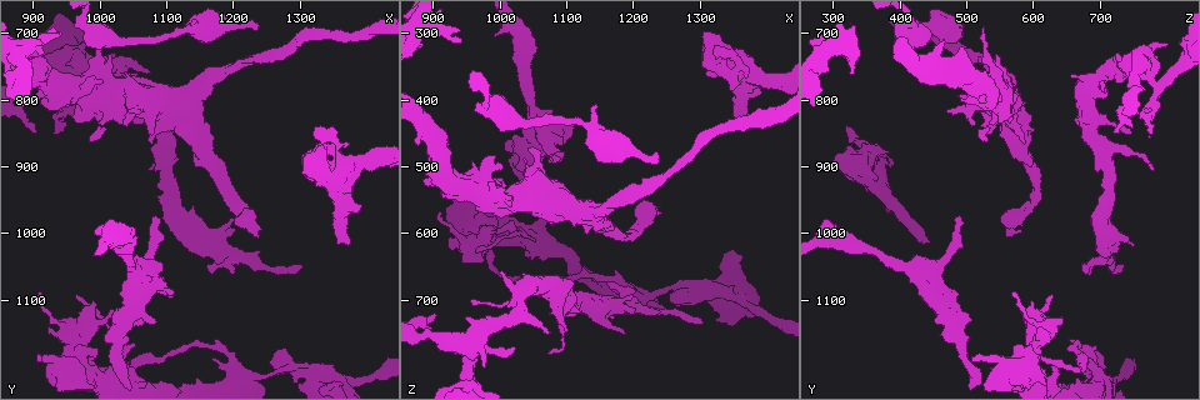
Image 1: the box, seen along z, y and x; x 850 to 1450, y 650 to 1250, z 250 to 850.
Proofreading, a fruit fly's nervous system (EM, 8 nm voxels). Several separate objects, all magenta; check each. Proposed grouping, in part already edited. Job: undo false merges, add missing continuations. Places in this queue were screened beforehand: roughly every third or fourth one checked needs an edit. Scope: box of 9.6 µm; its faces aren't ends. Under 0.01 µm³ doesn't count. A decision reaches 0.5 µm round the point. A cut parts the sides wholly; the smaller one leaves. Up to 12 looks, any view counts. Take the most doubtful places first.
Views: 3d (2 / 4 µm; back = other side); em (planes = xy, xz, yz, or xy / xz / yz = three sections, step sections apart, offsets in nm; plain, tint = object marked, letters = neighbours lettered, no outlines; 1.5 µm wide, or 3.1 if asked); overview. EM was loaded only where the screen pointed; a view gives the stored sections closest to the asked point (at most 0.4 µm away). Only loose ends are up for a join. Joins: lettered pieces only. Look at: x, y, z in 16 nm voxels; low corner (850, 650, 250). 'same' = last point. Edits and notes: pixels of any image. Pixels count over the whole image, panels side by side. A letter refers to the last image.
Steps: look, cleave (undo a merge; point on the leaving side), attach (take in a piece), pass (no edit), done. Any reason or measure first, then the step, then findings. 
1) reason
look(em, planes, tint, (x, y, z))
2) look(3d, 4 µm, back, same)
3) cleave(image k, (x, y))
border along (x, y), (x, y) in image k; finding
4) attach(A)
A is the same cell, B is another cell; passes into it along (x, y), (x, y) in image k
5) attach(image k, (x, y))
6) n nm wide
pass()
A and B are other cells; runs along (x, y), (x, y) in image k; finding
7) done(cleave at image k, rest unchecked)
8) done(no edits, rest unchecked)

look(em, planes, plain, (1375, 1015, 440))

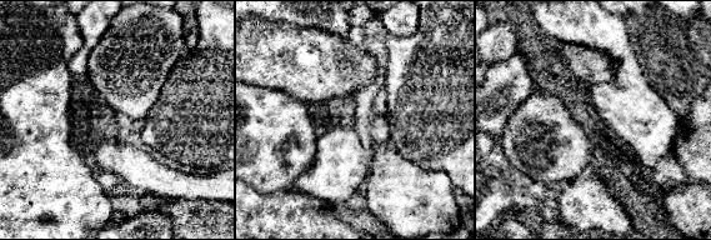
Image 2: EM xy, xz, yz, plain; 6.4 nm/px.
look(em, planes, letters, same)

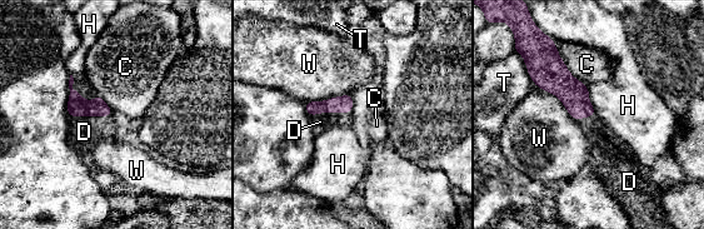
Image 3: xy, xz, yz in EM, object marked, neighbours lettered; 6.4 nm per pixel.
C touches over 360 nm
attach(D)
D is the same cell, C, H, T and W are other cells; passes into it along (76, 105), (90, 115), (84, 132) in image 3; the neuron continues

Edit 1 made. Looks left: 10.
see it whole again
look(overview)

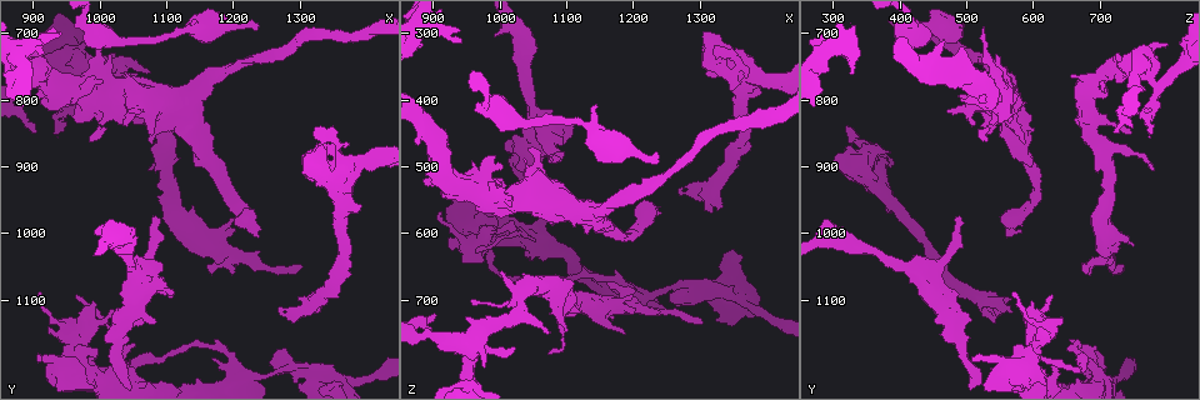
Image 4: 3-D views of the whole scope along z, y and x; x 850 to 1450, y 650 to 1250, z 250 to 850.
abrupt turn
look(3d, 4 µm, (960, 760, 770))

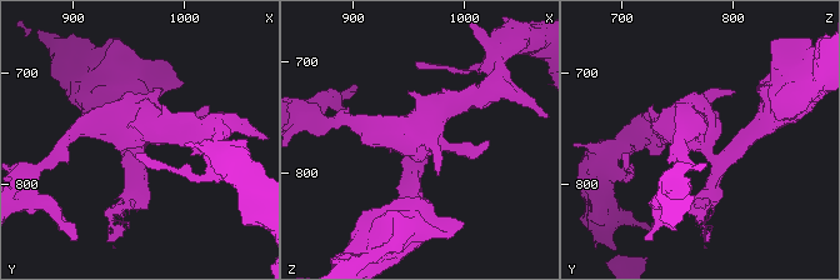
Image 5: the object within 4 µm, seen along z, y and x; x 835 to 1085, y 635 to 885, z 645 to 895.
look(em, yz, step 8, tint, (956, 762, 774))

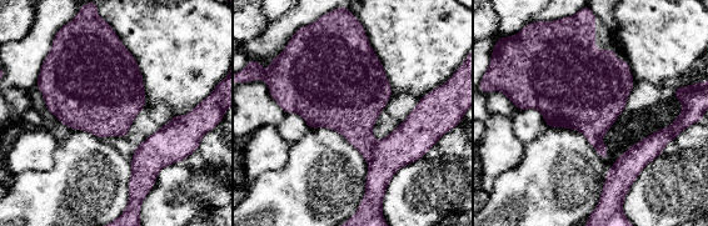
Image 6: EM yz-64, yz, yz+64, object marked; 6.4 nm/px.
what lies round it
look(em, yz, step 8, letters, same)

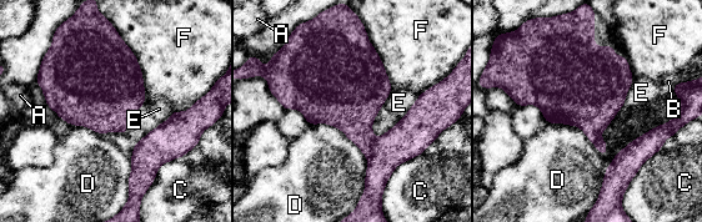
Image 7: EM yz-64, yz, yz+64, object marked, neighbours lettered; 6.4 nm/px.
cleave(image 7, (407, 139))
A, B, C, D, E and F are other cells; the part that leaves runs along (425, 95), (414, 127), (369, 183) in image 7; a second neuron is stuck on

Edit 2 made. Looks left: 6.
look(overview)

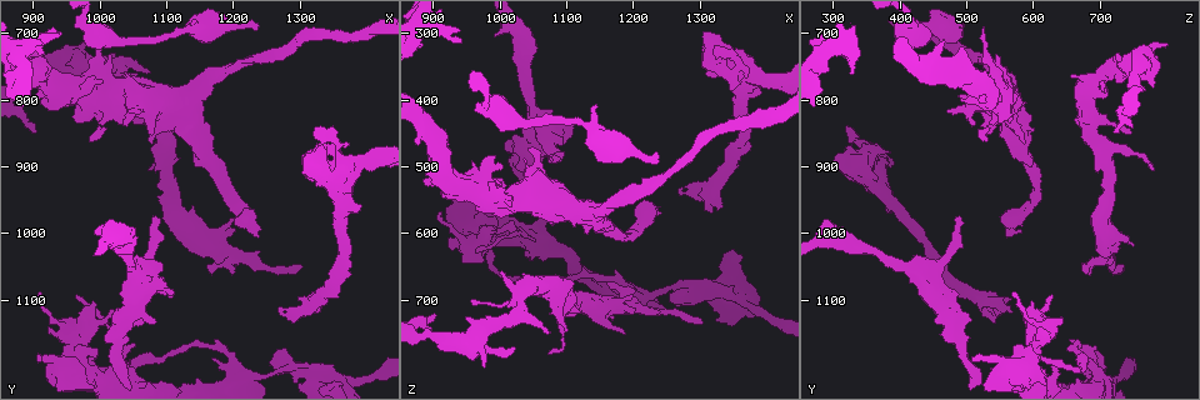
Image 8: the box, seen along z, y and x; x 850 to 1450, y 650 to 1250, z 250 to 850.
an open end
look(em, yz, step 8, tint, (940, 700, 315))

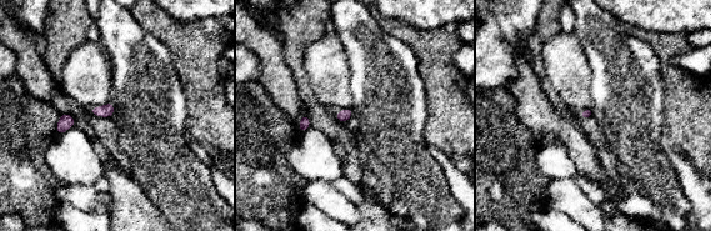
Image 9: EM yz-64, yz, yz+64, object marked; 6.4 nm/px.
look(em, planes, letters, same)

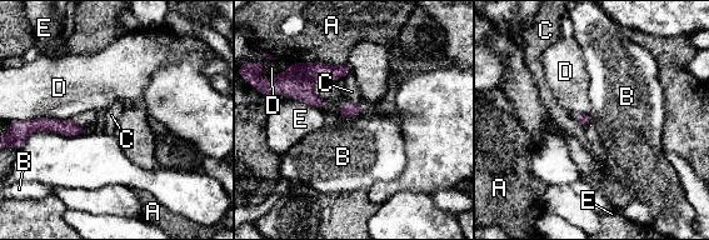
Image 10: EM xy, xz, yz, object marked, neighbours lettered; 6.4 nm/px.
pass()
A, B, C, D and E are other cells; border along (589, 114), (593, 120) in image 10; none of them fits

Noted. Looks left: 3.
free end
look(em, yz, step 4, letters, (1235, 690, 480))

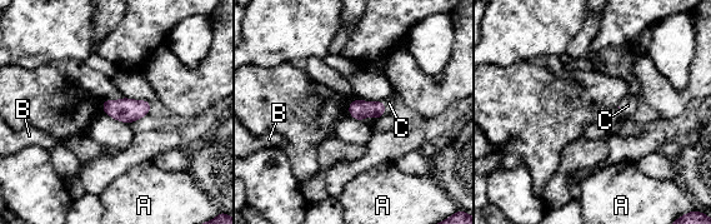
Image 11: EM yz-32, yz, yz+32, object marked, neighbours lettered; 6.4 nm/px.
C touches over 100 nm
attach(C)
C is the same cell, A and B are other cells; passes into it along (357, 109), (384, 108), (389, 103) in image 11; the neuron continues

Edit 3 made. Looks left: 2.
branch stops here
look(em, planes, letters, (1345, 1200, 685))

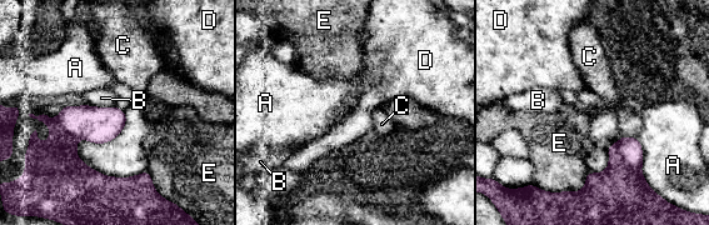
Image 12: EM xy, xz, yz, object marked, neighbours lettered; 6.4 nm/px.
cleave(image 12, (630, 150))
A, B, C, D and E are other cells; border along (615, 143), (622, 160), (640, 173) in image 12; two neurons meet here

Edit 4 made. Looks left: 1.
done(attach at image 3, cleave at image 7, attach at image 11, cleave at image 12, rest unchecked)

